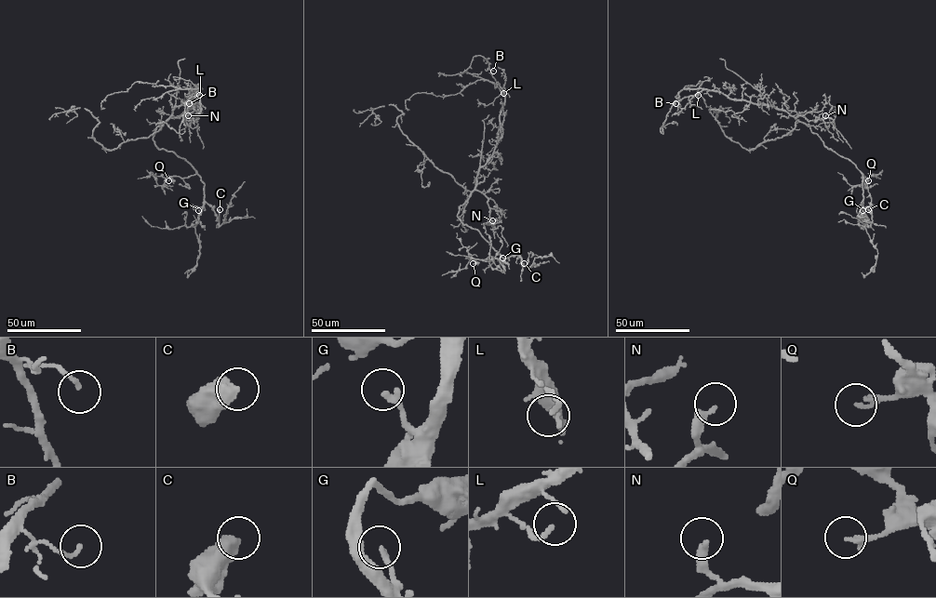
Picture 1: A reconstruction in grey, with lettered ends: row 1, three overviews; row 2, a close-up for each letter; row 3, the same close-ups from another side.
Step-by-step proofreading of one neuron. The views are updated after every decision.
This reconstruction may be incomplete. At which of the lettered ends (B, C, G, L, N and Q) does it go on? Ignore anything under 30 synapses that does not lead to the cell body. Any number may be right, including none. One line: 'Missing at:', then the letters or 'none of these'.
Missing at: none of these

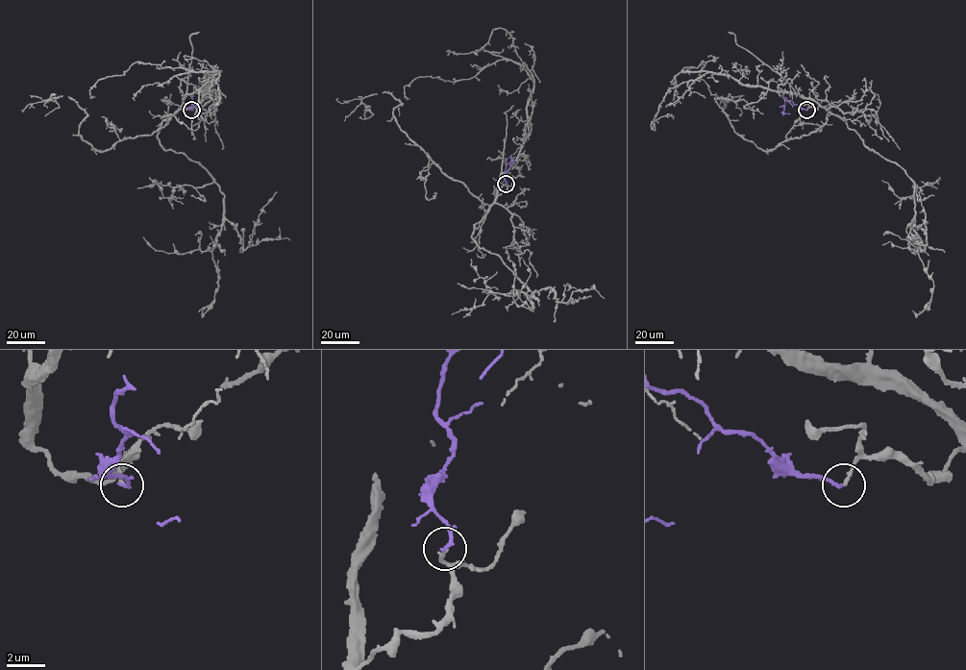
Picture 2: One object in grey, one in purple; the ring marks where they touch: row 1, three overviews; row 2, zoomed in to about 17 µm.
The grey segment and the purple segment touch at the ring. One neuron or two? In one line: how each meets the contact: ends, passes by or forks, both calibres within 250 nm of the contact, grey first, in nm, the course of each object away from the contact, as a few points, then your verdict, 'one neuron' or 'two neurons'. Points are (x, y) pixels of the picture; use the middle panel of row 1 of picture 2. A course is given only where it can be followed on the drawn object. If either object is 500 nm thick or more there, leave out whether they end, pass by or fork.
grey ends | purple ends | 170/190 nm | grey via (507, 184), (472, 238), (538, 290), (526, 294), (532, 310), (516, 289) | purple via (507, 184), (506, 165), (512, 161), (509, 167) | one neuron

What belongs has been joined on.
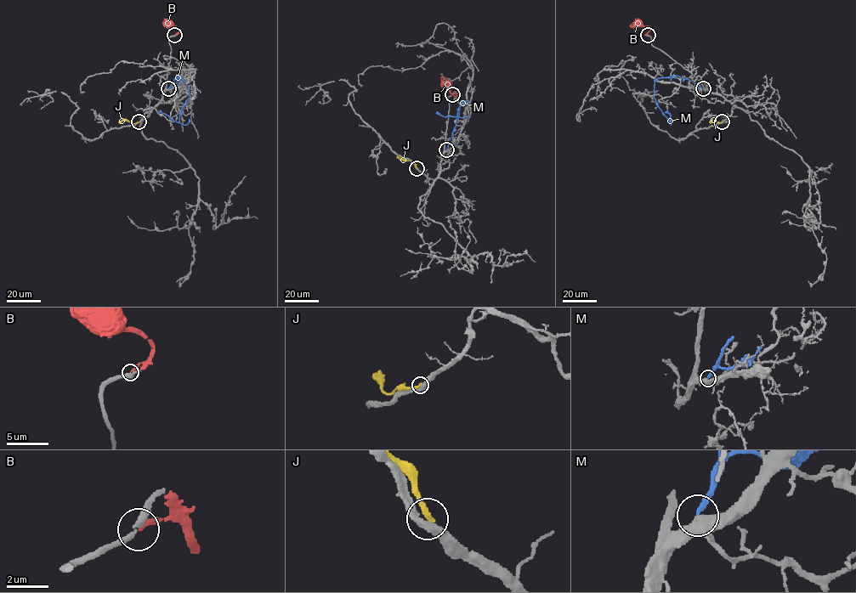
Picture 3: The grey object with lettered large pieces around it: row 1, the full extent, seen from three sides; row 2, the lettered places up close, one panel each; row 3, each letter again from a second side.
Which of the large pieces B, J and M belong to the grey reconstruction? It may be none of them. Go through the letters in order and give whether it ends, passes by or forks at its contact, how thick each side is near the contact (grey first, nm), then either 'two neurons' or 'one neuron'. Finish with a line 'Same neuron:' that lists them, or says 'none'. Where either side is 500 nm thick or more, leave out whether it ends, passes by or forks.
B: it ends; calibres 320 and 200 nm; one neuron
J: it ends; calibres 440 and 260 nm; two neurons
M: it ends; calibres 400 and 220 nm; two neurons
Same neuron: B

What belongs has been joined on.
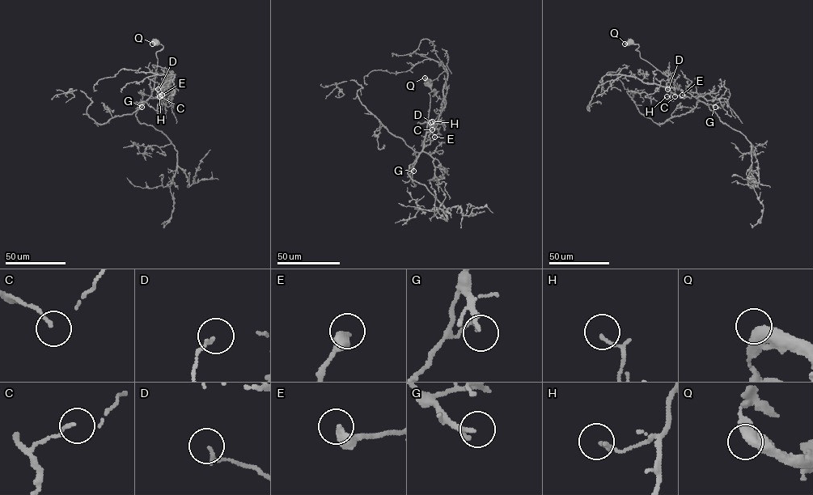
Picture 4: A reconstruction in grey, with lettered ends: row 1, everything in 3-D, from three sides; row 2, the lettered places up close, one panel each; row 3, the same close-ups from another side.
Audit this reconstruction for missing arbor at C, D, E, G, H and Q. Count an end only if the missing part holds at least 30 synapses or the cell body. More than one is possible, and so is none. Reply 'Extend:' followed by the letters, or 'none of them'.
Extend: E, G

